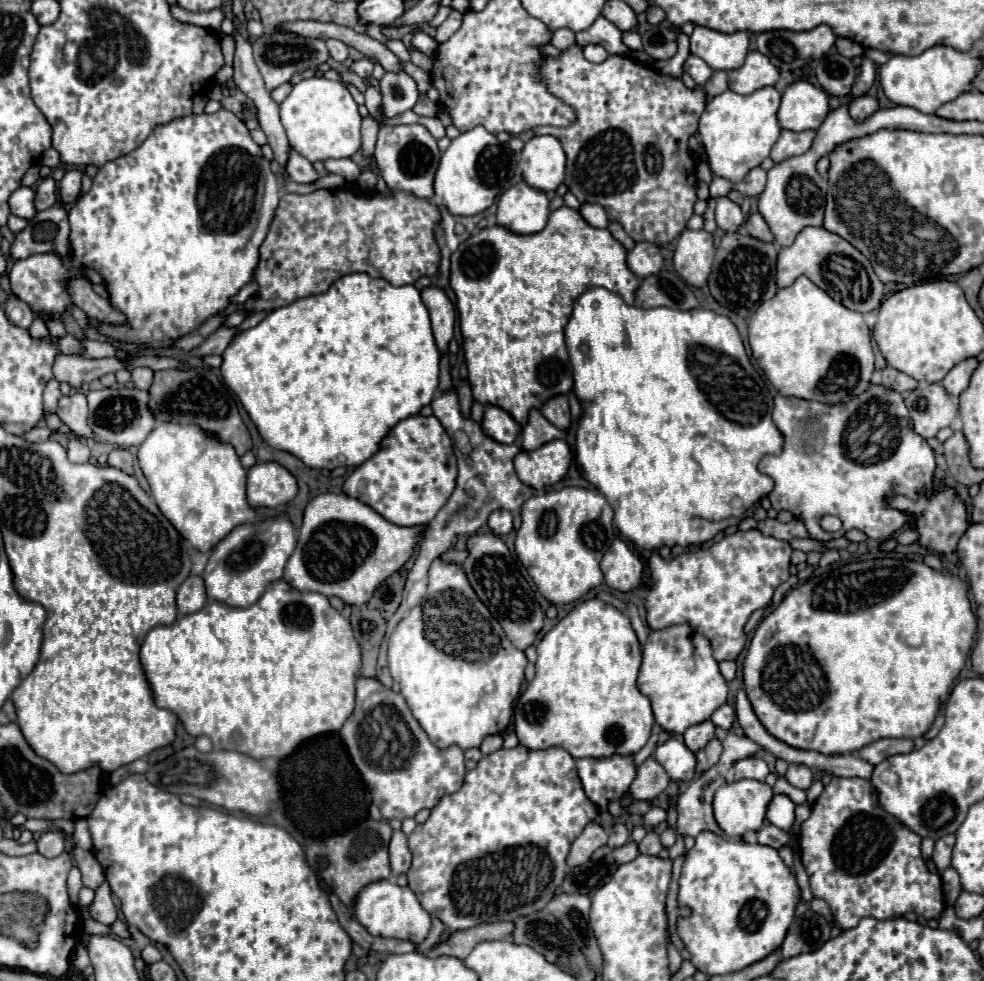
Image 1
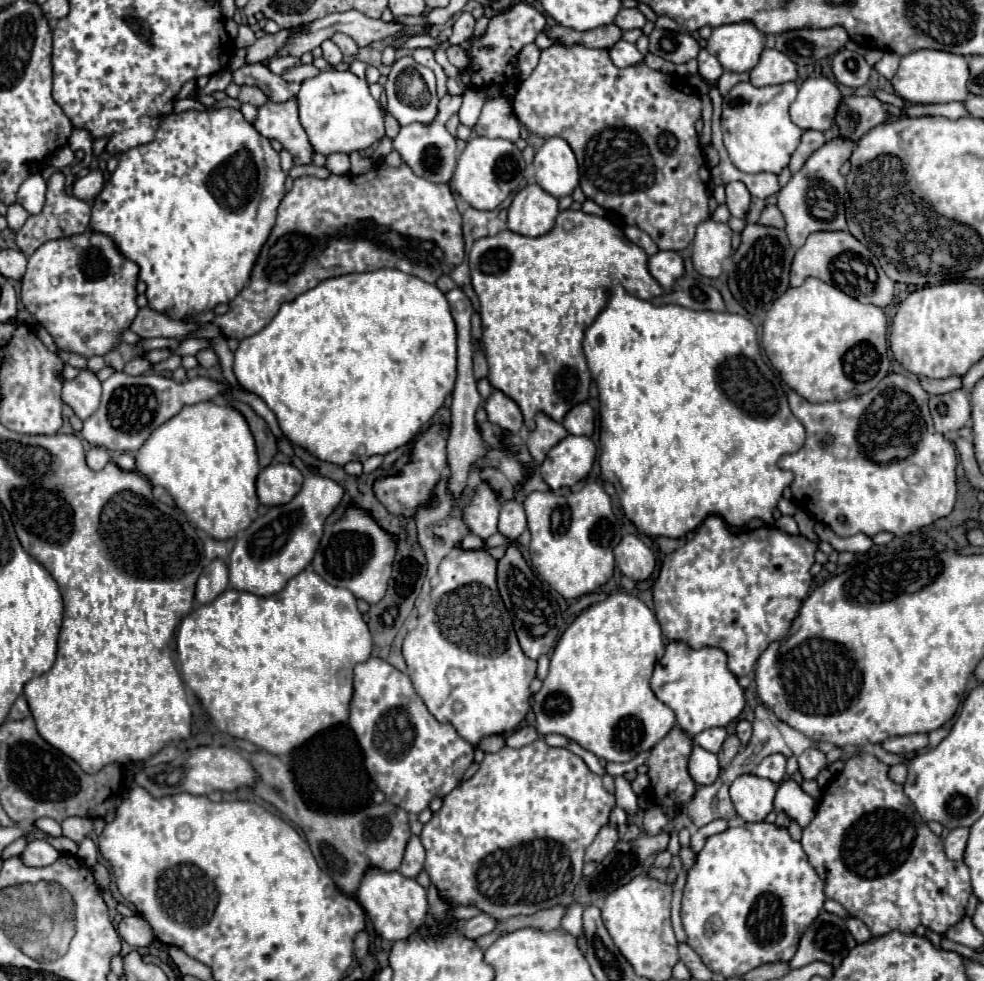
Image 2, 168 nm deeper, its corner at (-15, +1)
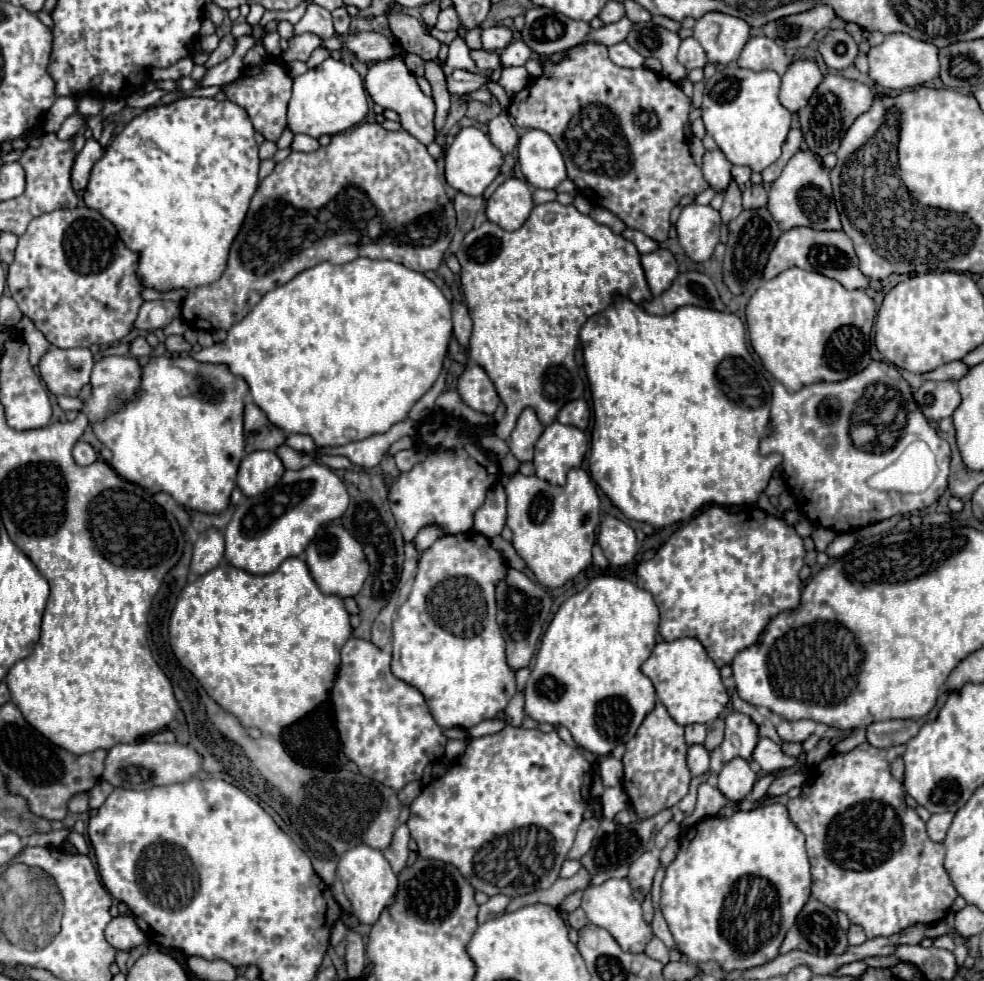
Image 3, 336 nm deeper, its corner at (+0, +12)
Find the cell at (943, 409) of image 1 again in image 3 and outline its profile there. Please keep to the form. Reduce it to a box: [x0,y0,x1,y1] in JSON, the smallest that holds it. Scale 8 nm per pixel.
[916,381,960,421]

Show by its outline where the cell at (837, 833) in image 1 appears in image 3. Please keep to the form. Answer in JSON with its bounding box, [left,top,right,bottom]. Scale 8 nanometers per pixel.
[788,743,958,939]

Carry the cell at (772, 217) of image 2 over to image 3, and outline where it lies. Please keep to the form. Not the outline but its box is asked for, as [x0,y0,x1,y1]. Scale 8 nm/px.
[744,185,768,209]

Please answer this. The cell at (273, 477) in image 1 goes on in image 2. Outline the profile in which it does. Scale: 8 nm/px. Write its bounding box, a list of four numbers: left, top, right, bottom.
[257,464,303,506]

